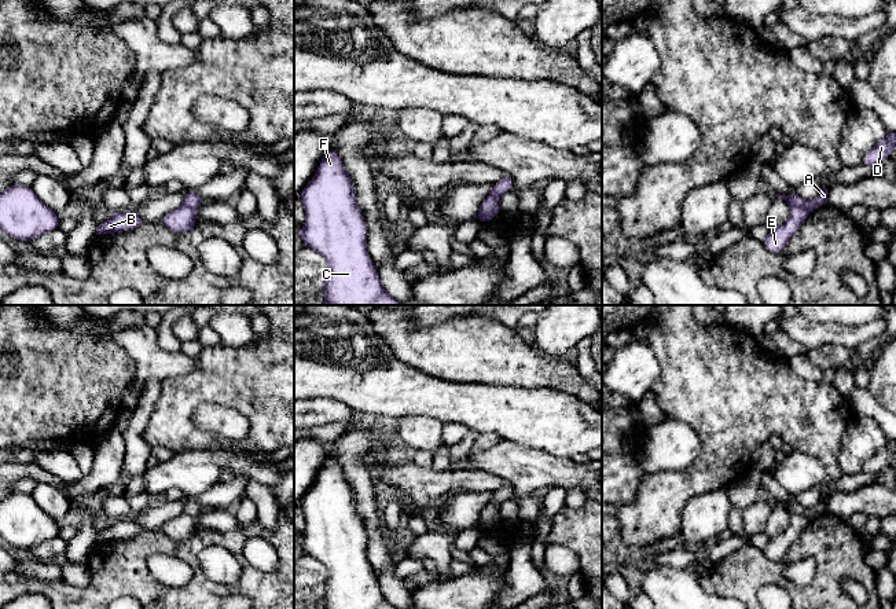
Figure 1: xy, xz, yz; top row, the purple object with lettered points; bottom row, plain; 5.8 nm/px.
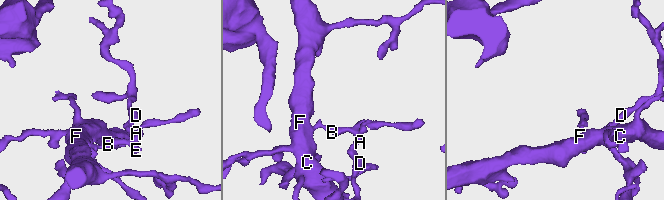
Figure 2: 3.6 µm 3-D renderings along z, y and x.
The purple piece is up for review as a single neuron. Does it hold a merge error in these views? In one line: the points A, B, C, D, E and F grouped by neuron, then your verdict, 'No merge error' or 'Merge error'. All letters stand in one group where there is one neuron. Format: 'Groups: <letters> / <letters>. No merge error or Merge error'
Groups: A D / B C E F. Merge error

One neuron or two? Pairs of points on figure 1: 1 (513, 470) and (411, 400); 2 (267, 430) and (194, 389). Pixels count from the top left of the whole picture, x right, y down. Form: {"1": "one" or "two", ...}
{"1": "two", "2": "one"}

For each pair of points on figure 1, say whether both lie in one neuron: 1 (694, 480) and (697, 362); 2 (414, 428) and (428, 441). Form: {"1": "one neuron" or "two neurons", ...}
{"1": "one neuron", "2": "one neuron"}

